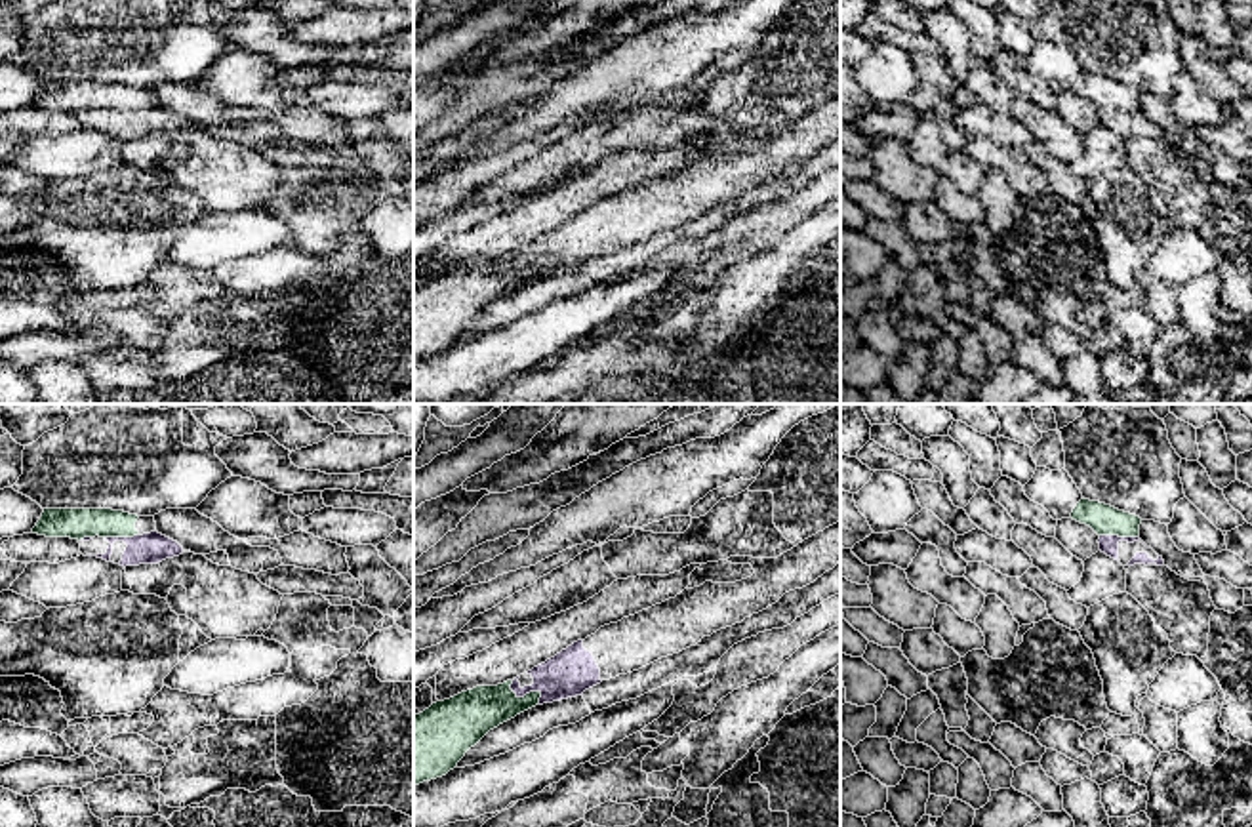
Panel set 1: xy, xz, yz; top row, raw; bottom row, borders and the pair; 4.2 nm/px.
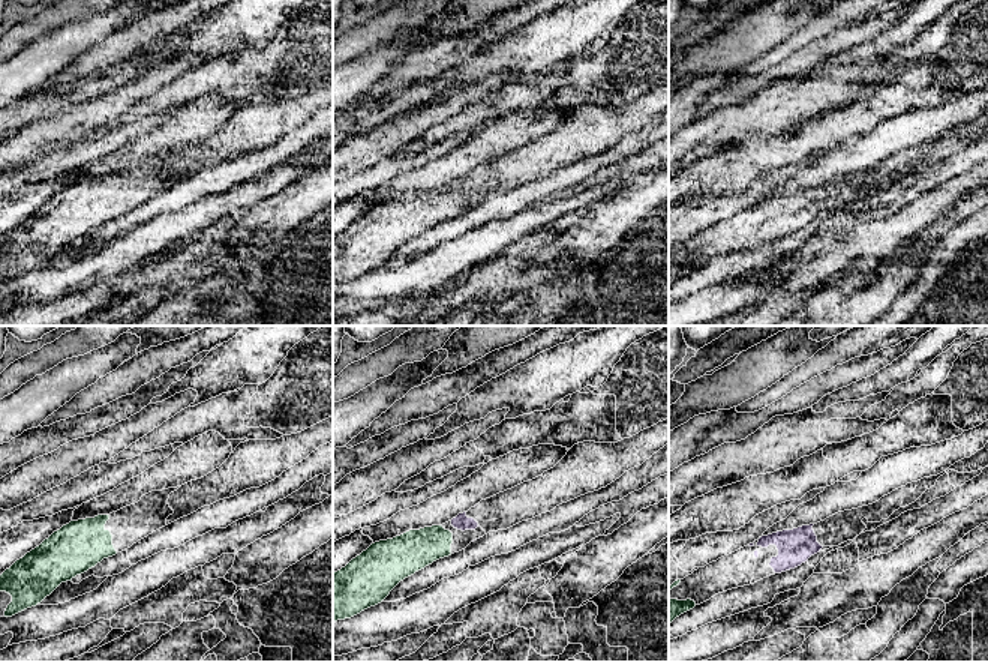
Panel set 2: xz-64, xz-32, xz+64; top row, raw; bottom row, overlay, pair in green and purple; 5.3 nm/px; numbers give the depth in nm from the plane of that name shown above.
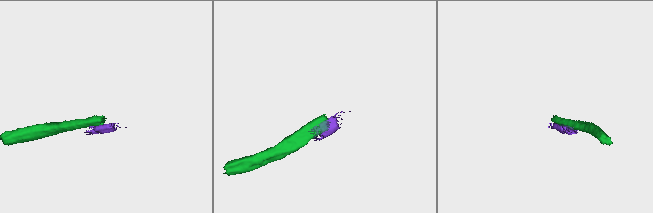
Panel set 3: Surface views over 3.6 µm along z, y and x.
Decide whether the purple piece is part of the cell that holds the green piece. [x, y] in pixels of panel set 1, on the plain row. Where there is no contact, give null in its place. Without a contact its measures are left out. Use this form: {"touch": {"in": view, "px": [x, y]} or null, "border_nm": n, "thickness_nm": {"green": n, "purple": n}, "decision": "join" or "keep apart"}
{"touch": {"in": "xz", "px": [526, 267]}, "border_nm": 160, "thickness_nm": {"green": 200, "purple": 200}, "decision": "keep apart"}

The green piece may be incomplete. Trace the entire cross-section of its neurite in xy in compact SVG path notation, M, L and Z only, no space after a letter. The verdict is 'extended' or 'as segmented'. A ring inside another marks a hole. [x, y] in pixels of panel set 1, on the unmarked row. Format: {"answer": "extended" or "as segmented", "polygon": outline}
{"answer": "extended", "polygon": "M44 82L32 107L46 111L133 111L156 105L154 90L112 82Z"}

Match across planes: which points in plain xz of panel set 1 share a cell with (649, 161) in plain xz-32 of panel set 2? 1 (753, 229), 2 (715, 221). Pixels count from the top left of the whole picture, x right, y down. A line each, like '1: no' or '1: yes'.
1: yes
2: no

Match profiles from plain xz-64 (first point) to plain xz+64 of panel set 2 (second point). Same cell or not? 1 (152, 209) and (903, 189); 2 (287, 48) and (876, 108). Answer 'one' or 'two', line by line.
1: one
2: one

